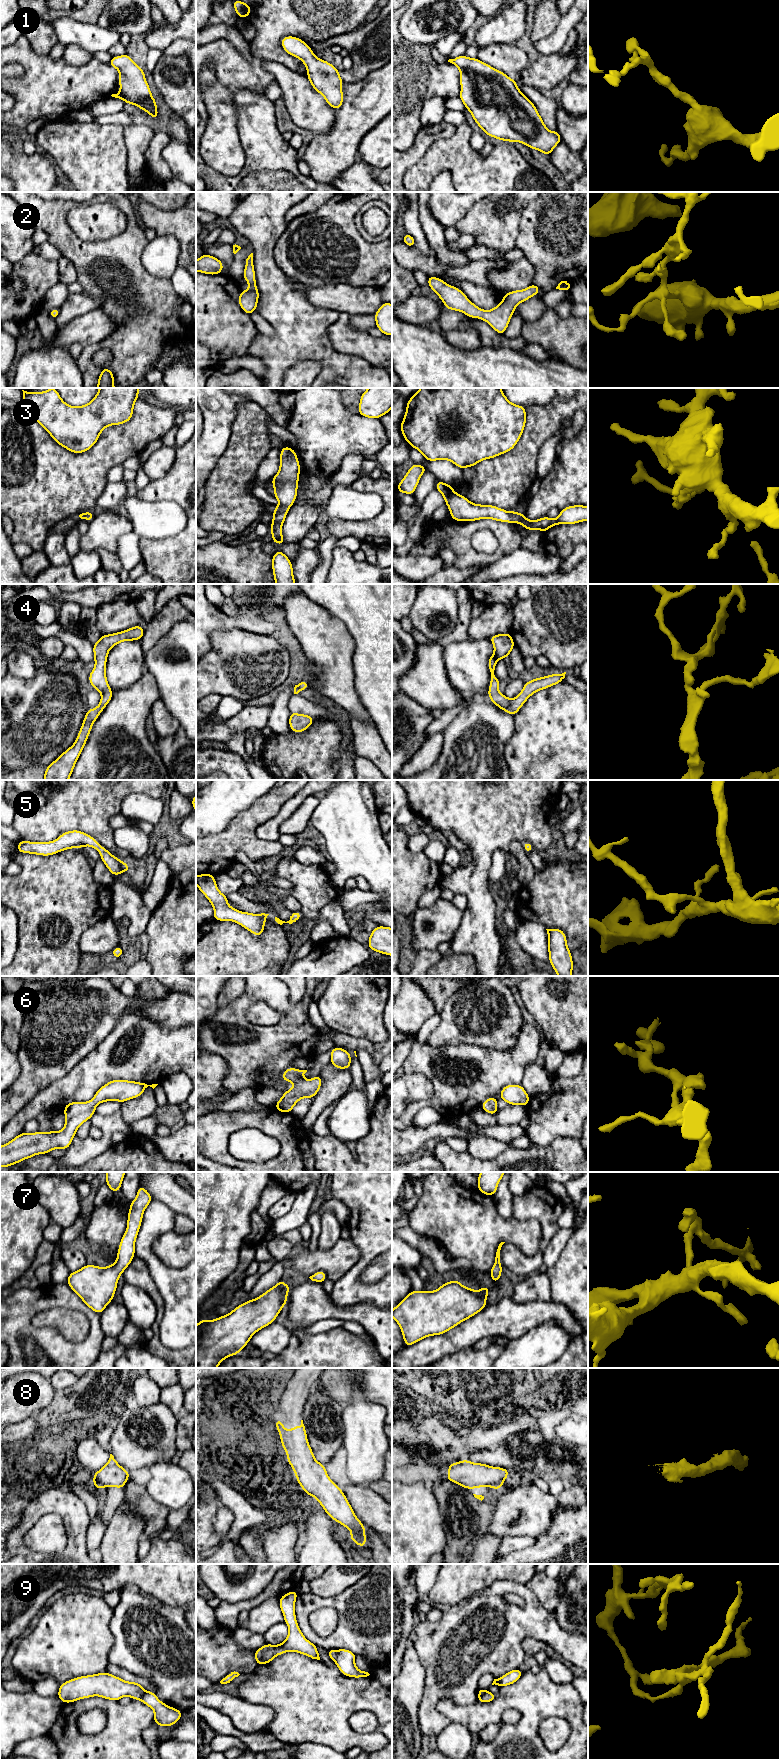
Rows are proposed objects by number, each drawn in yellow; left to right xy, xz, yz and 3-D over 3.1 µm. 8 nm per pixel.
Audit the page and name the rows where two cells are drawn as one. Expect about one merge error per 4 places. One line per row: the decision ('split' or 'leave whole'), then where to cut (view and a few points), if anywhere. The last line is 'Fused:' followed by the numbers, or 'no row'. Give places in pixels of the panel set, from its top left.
1: leave whole; no cut
2: leave whole; no cut
3: leave whole; no cut
4: leave whole; no cut
5: leave whole; no cut
6: leave whole; no cut
7: leave whole; no cut
8: leave whole; no cut
9: split; cut in xz along (338, 1650), (334, 1661)
Fused: 9

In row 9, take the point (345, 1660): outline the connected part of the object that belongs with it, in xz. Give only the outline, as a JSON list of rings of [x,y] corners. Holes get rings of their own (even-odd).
[[[348,1649],[338,1650],[337,1657],[335,1659],[335,1664],[337,1665],[340,1672],[347,1676],[353,1678],[367,1677],[370,1674],[365,1671],[359,1670],[355,1665],[356,1654]]]

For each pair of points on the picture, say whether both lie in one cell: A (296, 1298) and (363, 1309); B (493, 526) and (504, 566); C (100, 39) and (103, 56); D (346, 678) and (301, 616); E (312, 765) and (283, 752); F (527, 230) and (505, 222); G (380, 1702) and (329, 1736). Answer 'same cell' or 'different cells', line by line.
A: same cell
B: different cells
C: different cells
D: same cell
E: same cell
F: different cells
G: same cell

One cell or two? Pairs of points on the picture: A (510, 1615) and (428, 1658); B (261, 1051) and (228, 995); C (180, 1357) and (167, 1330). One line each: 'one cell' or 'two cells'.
A: one cell
B: two cells
C: two cells

